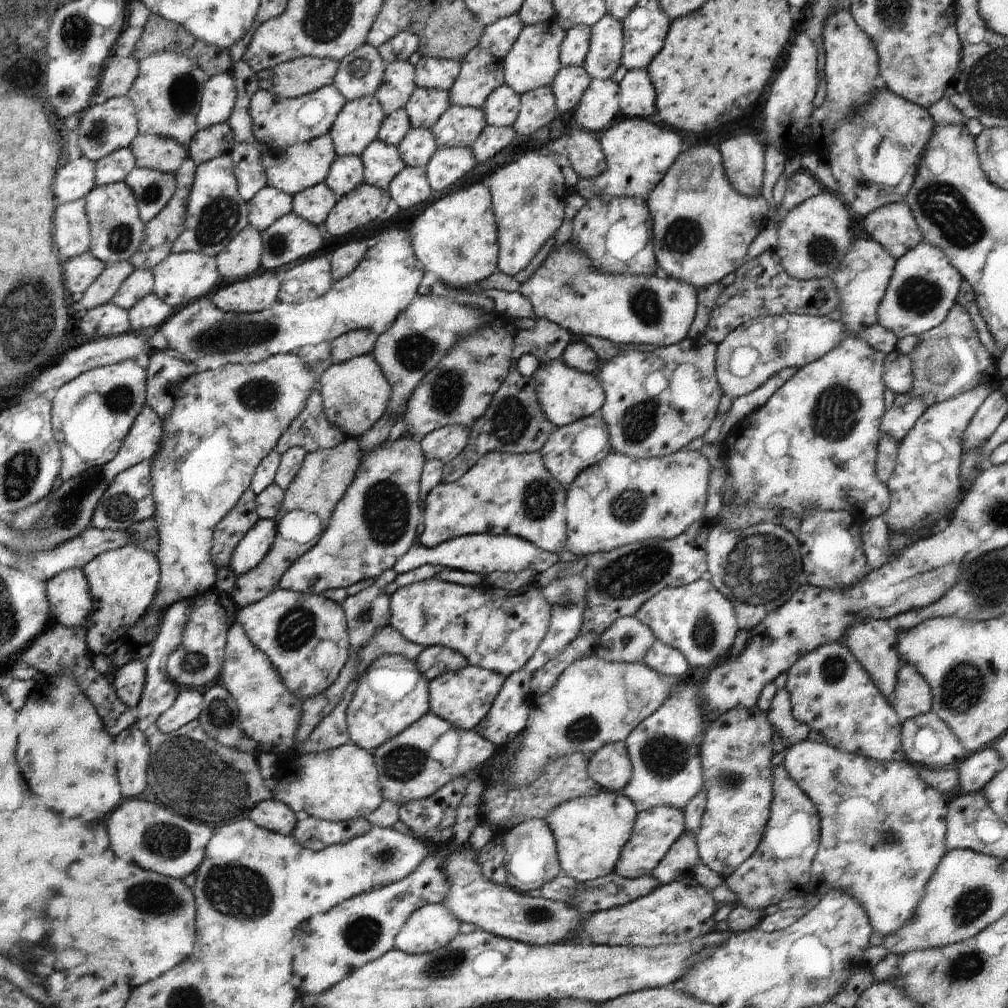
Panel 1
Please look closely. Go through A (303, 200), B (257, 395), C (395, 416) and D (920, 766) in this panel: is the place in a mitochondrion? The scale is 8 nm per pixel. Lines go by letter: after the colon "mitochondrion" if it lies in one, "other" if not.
A: other
B: mitochondrion
C: other
D: other

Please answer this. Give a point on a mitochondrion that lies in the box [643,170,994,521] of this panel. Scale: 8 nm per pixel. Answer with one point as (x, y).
(943, 204)

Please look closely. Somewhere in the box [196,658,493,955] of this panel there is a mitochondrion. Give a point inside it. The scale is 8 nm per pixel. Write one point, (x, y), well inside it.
(235, 891)

